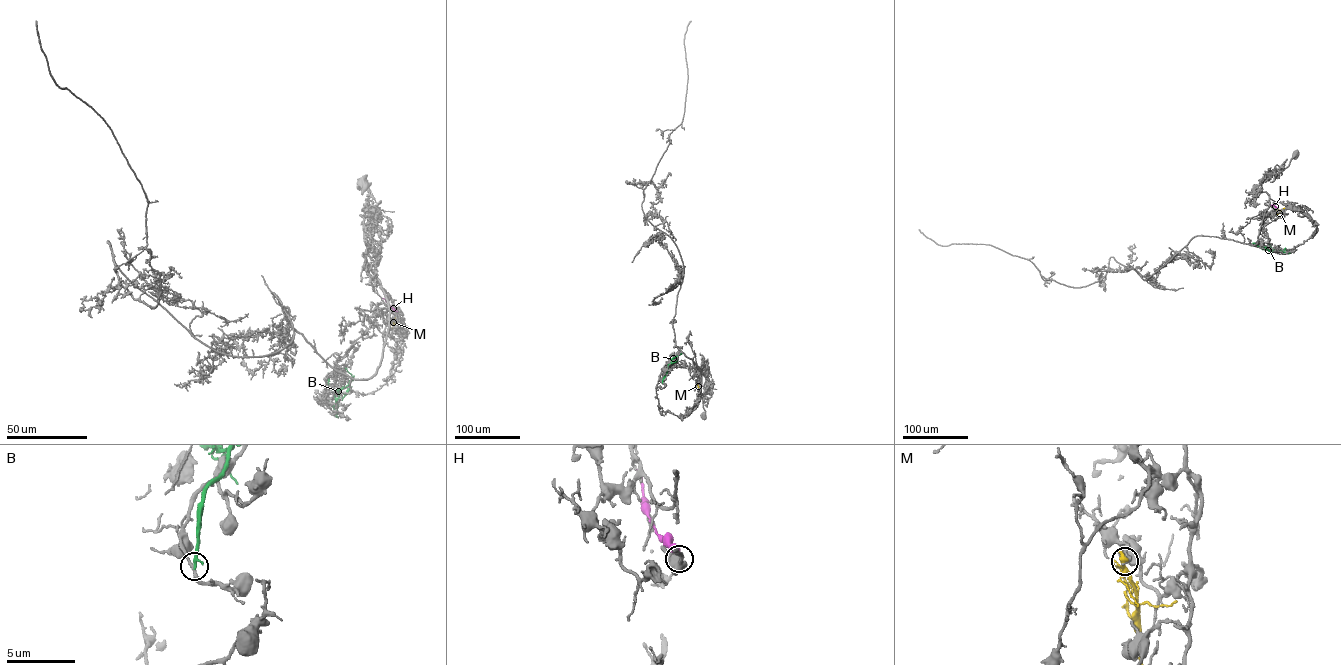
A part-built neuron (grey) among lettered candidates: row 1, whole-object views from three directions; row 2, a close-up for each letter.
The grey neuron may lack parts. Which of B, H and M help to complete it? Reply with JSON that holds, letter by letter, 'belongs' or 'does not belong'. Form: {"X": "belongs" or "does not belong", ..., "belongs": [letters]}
{"B": "does not belong", "H": "does not belong", "M": "does not belong", "belongs": []}

